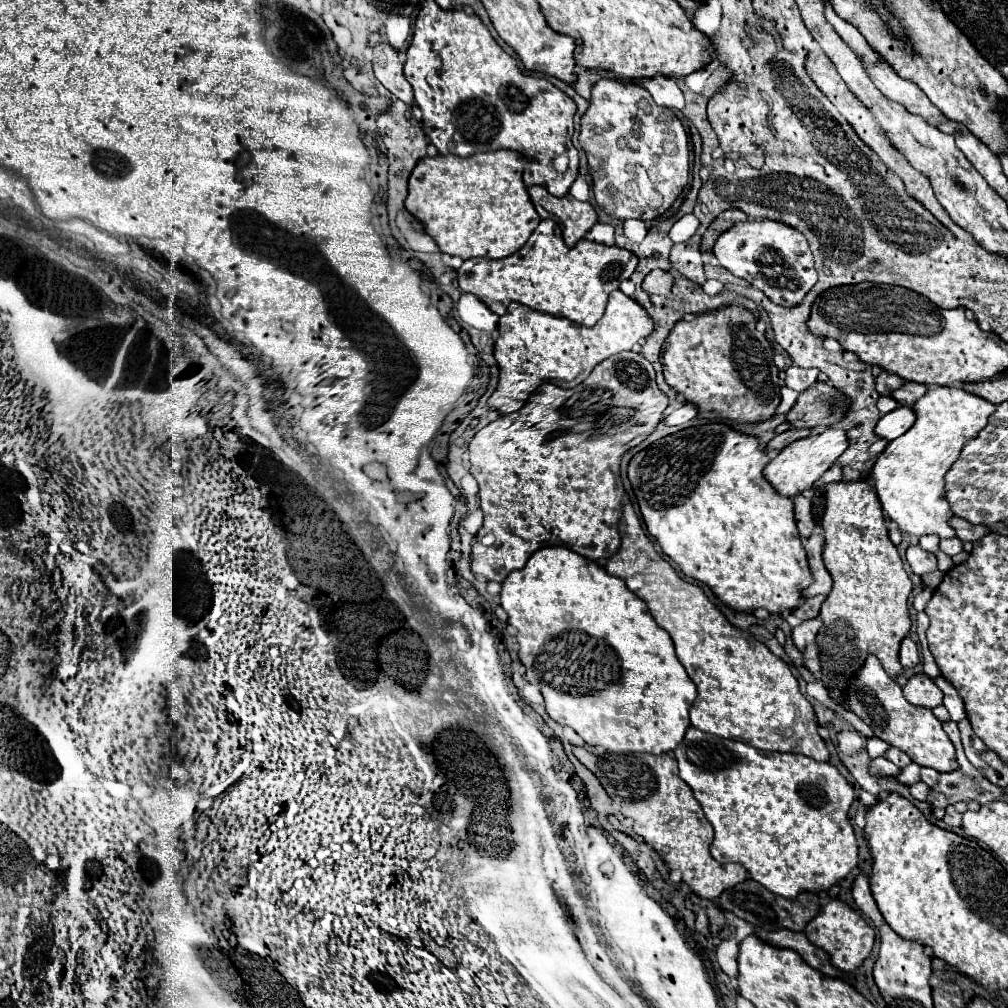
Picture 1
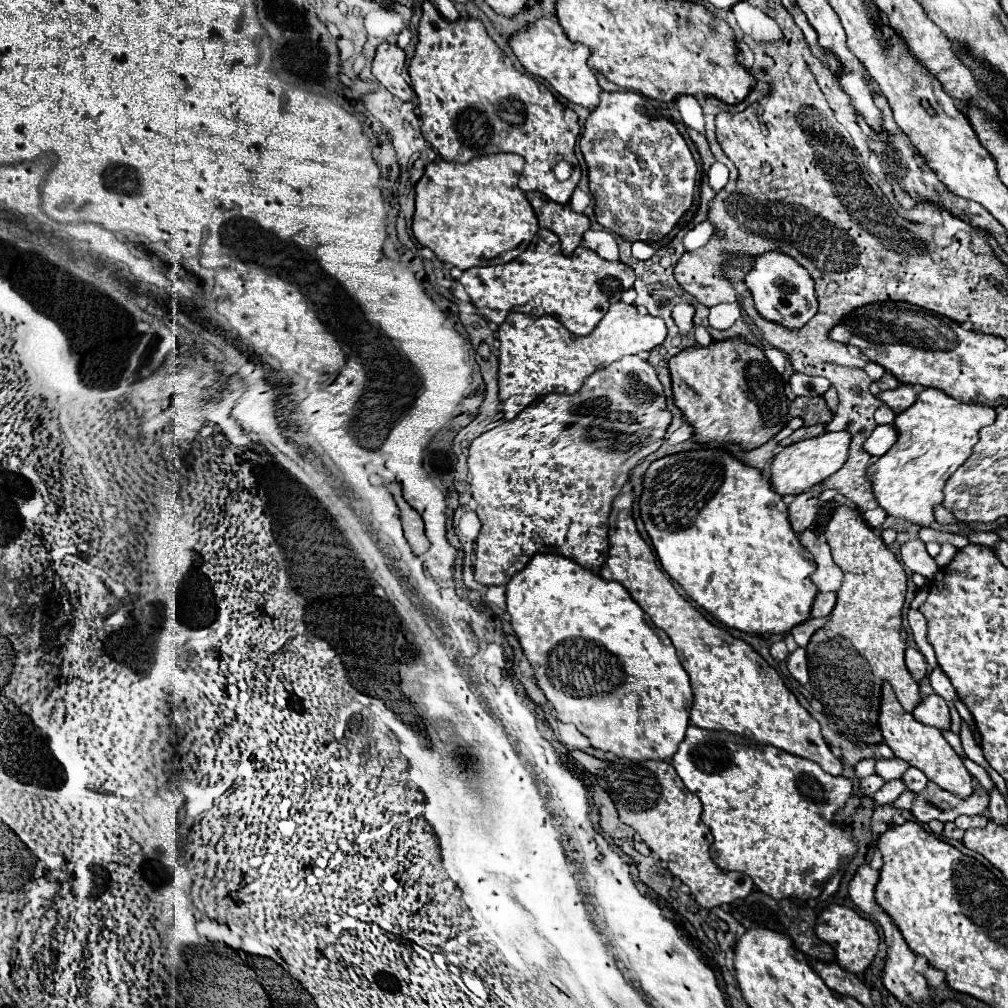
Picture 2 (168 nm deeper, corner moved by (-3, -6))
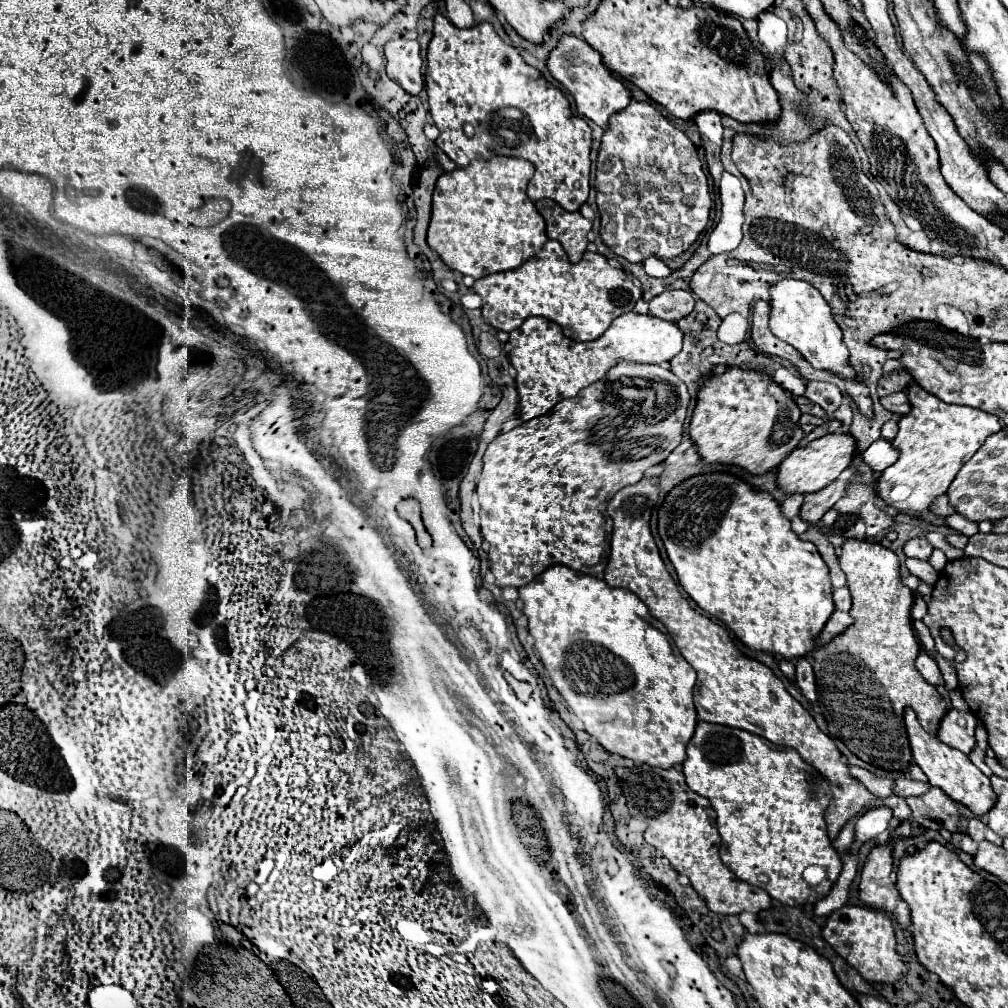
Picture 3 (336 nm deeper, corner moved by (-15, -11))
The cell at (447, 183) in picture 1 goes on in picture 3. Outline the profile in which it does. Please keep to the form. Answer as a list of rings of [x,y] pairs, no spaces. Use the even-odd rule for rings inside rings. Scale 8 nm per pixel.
[[[502,156],[474,160],[466,168],[444,172],[432,198],[428,246],[438,252],[448,268],[474,280],[524,264],[548,240],[544,218],[526,196],[532,174],[534,166],[530,162]]]

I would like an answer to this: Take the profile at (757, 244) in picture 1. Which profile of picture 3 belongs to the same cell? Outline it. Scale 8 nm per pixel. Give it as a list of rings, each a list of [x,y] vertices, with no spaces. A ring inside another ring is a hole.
[[[784,278],[776,286],[772,286],[770,292],[772,292],[770,294],[772,296],[772,300],[770,300],[770,306],[772,306],[770,330],[780,340],[794,346],[816,370],[828,370],[828,372],[834,372],[838,378],[842,378],[846,382],[846,394],[850,396],[850,400],[858,406],[858,410],[866,418],[872,418],[874,412],[872,412],[870,390],[858,380],[858,376],[852,368],[850,352],[848,352],[846,344],[842,342],[842,330],[834,322],[830,306],[822,298],[822,294],[812,284],[808,284],[804,280],[794,280],[794,278]]]

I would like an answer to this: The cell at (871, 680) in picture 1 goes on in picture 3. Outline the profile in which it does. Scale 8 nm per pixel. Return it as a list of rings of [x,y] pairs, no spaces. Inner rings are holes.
[[[906,708],[906,716],[904,716],[906,728],[908,728],[908,738],[910,738],[910,746],[912,746],[912,756],[914,762],[924,770],[924,774],[928,776],[932,786],[938,786],[940,790],[944,790],[954,802],[966,806],[972,814],[976,816],[984,816],[988,814],[988,808],[992,808],[992,804],[996,804],[996,794],[992,792],[992,784],[990,778],[984,776],[966,754],[962,754],[960,750],[954,750],[946,744],[942,744],[936,736],[928,734],[912,708]]]

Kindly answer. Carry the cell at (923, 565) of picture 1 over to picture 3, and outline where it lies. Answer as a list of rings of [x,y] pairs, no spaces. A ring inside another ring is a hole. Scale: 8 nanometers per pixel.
[[[910,538],[904,544],[904,554],[908,558],[918,558],[918,560],[928,560],[932,554],[932,544],[928,544],[926,538]]]

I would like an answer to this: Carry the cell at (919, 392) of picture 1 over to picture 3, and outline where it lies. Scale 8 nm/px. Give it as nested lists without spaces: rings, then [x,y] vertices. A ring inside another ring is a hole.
[[[904,392],[884,396],[884,398],[880,398],[880,402],[882,402],[882,406],[884,406],[888,412],[892,412],[892,414],[900,414],[900,416],[902,416],[904,412],[910,410],[910,402],[908,402],[908,398],[906,398]]]

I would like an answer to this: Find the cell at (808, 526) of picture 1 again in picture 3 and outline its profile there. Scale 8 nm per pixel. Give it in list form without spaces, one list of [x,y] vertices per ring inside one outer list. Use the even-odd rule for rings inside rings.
[[[836,478],[832,484],[828,484],[824,490],[820,492],[812,492],[804,496],[804,504],[800,508],[800,518],[804,522],[816,524],[848,490],[850,480],[846,478]]]

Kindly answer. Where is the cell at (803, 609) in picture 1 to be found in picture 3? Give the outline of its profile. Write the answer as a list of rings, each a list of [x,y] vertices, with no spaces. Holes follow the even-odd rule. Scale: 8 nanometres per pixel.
[[[836,588],[834,590],[834,604],[836,604],[836,610],[842,610],[842,612],[850,610],[850,592],[848,592],[848,588]]]

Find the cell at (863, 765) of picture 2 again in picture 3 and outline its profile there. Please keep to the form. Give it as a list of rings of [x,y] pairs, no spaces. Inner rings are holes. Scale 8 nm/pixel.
[[[702,720],[696,724],[696,732],[686,746],[686,754],[688,756],[684,760],[684,776],[688,788],[708,798],[718,814],[716,824],[722,836],[722,862],[740,880],[764,888],[780,904],[802,906],[822,900],[842,872],[842,860],[828,840],[824,822],[824,812],[832,798],[828,782],[814,768],[810,768],[794,748],[774,746],[762,736],[750,734],[746,730]],[[810,864],[818,864],[826,870],[826,878],[818,886],[810,886],[802,878],[804,868],[808,868]]]

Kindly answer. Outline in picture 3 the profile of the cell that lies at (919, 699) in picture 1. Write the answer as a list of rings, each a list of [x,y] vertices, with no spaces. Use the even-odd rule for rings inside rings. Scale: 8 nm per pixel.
[[[952,708],[948,710],[938,728],[938,738],[950,748],[970,754],[976,748],[976,738],[974,738],[976,724],[978,720],[972,712],[960,712]]]

